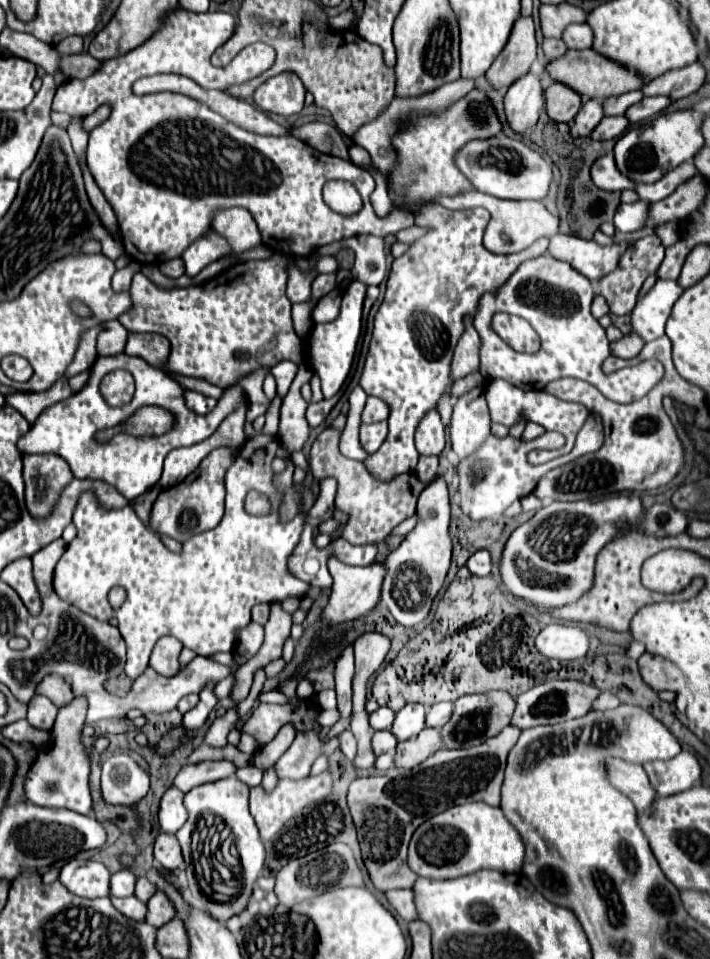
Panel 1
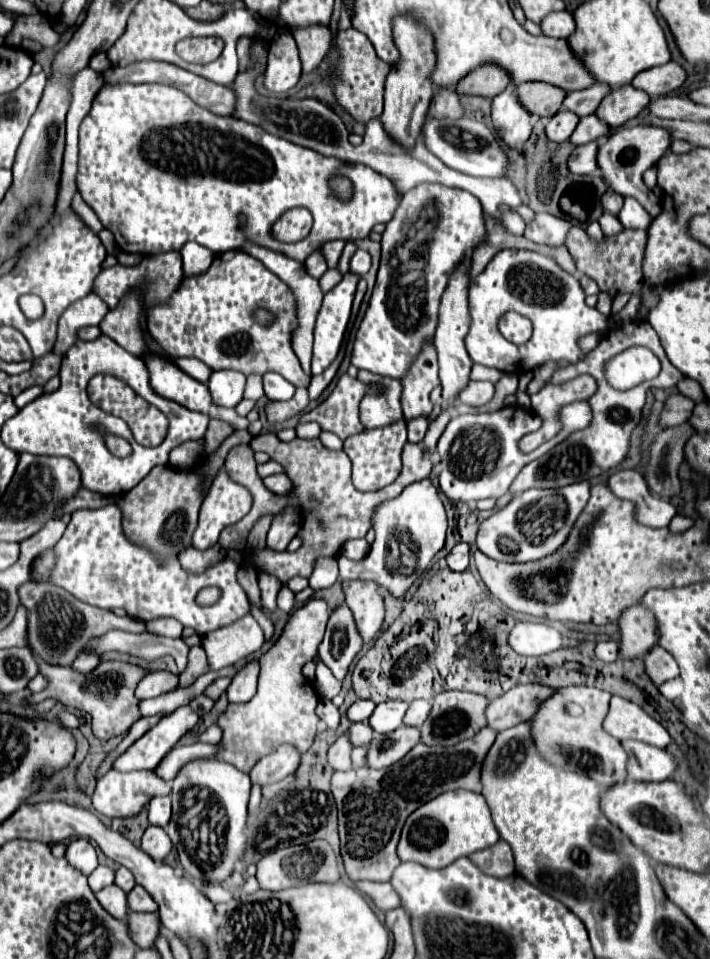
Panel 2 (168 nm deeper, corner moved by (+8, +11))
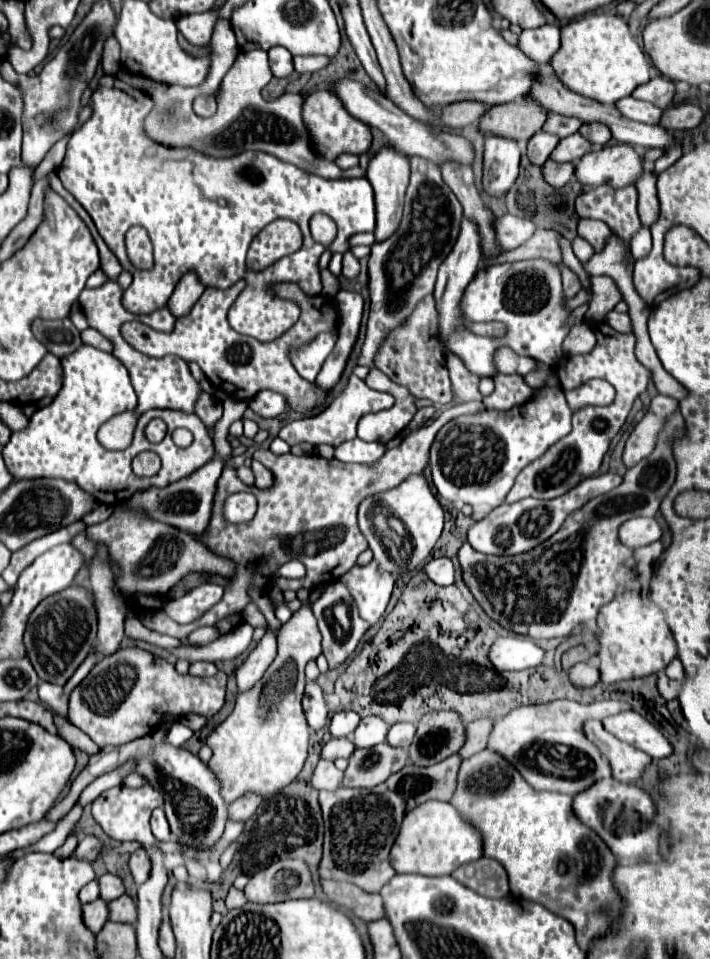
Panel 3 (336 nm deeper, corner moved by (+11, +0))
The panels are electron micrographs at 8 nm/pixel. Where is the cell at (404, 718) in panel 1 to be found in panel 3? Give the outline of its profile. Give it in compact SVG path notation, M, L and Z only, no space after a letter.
M366 716L360 720L360 726L354 730L356 748L372 748L386 740L386 732L390 726L378 716Z

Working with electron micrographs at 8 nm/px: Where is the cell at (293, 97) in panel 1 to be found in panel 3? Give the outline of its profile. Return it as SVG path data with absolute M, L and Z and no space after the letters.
M282 46L270 48L268 58L270 58L270 70L276 78L288 78L294 72L292 54L286 48L282 48Z

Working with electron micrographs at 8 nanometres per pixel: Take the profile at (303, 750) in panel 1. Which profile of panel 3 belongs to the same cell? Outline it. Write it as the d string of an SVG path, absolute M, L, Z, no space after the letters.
M246 792L236 802L230 804L230 818L232 820L248 820L254 816L258 806L262 804L262 796L256 796L254 792Z

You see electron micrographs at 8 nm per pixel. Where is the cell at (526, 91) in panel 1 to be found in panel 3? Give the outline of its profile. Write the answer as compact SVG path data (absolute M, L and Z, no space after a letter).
M488 134L484 146L484 188L492 196L504 196L518 176L520 146L510 138Z

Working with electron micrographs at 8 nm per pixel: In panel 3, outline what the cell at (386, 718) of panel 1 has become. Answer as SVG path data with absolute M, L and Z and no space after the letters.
M342 710L336 712L330 720L330 732L334 738L350 738L354 734L354 728L358 728L358 720L360 716L352 710Z

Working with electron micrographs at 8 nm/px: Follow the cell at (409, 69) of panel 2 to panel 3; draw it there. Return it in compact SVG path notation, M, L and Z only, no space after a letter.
M384 144L370 160L368 164L368 174L366 178L370 180L372 188L374 188L374 200L376 200L376 242L386 240L394 234L394 230L400 224L402 218L402 206L404 206L404 194L408 188L408 180L410 180L410 160L406 154L394 150L394 146Z

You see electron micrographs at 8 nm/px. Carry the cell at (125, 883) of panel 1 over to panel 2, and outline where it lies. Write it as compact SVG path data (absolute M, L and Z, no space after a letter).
M99 865L91 875L89 875L89 887L93 891L99 891L101 887L107 887L109 883L113 883L113 869L107 865Z

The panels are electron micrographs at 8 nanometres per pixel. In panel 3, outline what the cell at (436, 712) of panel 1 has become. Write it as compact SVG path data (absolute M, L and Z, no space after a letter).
M398 722L390 728L388 732L388 742L392 746L400 746L400 748L408 748L414 740L414 732L416 732L416 724L410 722Z

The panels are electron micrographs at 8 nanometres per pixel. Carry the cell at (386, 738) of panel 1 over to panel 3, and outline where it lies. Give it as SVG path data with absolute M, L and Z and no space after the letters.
M332 738L322 748L322 758L336 760L336 758L350 758L354 754L354 742L350 738Z

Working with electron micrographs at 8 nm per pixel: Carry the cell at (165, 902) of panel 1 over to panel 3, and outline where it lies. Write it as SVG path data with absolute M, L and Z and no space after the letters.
M126 894L120 896L118 900L112 900L110 904L110 920L112 922L126 922L126 924L134 924L138 920L138 908L136 902Z

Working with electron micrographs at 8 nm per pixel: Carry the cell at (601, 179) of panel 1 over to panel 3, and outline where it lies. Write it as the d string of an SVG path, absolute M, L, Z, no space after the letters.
M546 160L544 162L544 178L554 188L566 186L570 180L574 180L574 162L558 164L554 160Z

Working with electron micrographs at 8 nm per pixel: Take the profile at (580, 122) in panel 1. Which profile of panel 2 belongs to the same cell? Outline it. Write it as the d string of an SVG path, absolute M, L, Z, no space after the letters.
M559 111L551 117L551 121L547 121L545 125L545 135L549 141L553 143L563 143L571 137L571 133L575 131L579 119L575 113L569 113L569 111Z

